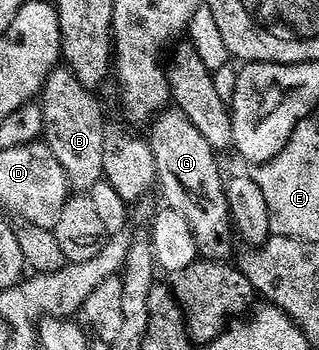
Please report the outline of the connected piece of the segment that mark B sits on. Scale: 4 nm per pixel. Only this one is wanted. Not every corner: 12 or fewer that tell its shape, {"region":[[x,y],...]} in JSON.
{"region":[[58,65],[40,94],[43,140],[86,193],[103,178],[99,101]]}

